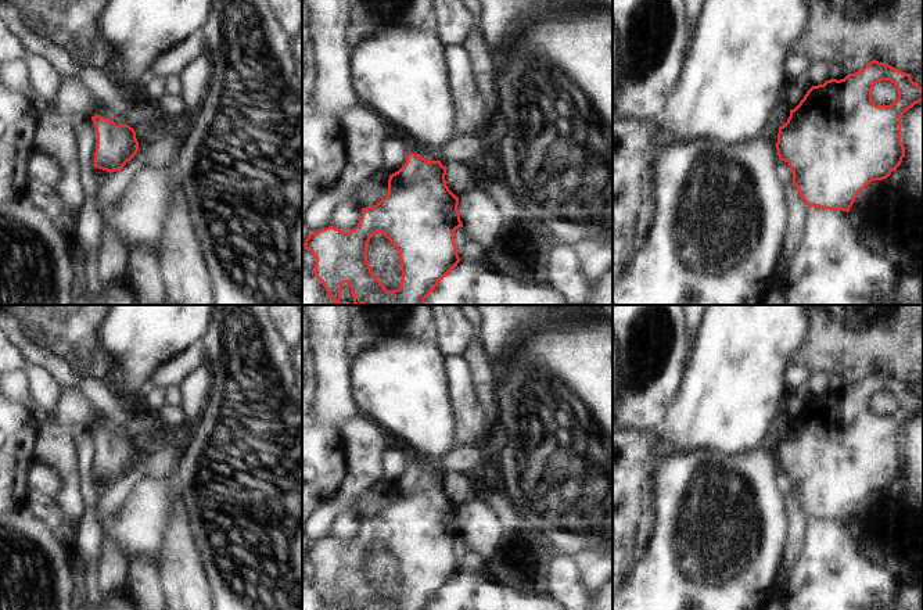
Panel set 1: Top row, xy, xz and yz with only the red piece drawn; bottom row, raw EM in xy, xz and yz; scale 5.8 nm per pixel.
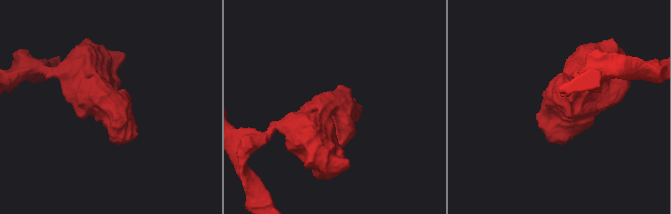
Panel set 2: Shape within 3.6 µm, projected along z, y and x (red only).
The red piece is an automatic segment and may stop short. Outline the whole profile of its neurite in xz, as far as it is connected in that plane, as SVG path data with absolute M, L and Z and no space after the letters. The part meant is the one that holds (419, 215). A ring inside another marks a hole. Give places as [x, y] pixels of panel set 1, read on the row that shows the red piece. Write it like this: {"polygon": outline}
{"polygon": "M409 152L406 164L389 175L387 195L373 207L362 208L358 226L342 232L333 225L310 233L305 250L316 256L313 273L323 283L334 304L341 301L342 284L348 283L355 305L423 305L432 290L457 266L460 258L455 232L463 227L456 197L445 180L446 166ZM383 233L396 248L402 281L398 290L387 291L371 272L367 247L373 234Z"}

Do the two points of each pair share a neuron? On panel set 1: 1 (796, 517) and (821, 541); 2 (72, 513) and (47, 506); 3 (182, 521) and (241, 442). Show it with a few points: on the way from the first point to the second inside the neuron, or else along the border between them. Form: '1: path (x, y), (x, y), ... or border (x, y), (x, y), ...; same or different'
1: border (808, 517), (803, 551), (797, 559); different
2: border (53, 501), (60, 513), (75, 528); different
3: border (180, 492), (193, 537), (198, 545); different

